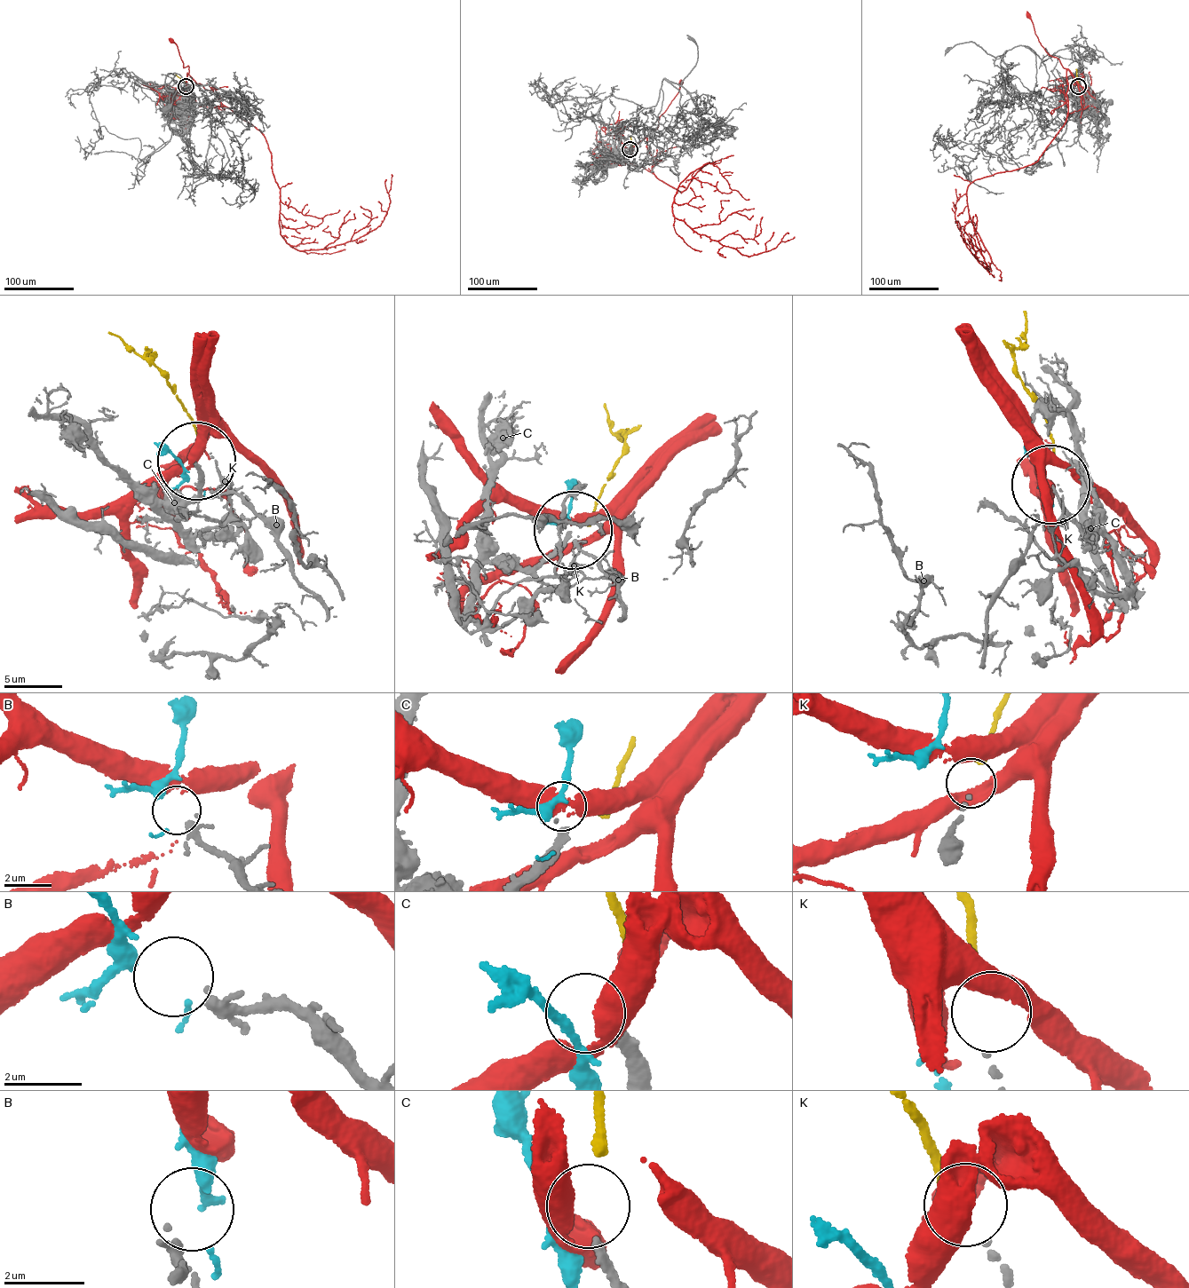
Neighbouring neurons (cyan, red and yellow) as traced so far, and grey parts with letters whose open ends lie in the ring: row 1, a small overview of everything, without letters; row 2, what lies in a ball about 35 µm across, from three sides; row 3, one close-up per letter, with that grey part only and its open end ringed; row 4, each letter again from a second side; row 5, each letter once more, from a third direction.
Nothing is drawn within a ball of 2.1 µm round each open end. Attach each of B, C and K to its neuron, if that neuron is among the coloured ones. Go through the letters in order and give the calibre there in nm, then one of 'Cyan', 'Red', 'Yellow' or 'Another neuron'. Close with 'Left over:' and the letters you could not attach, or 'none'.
B: Thickness 220 nm. Cyan
C: Thickness 240 nm. Another neuron
K: Thickness 100 nm. Yellow
Left over: C

